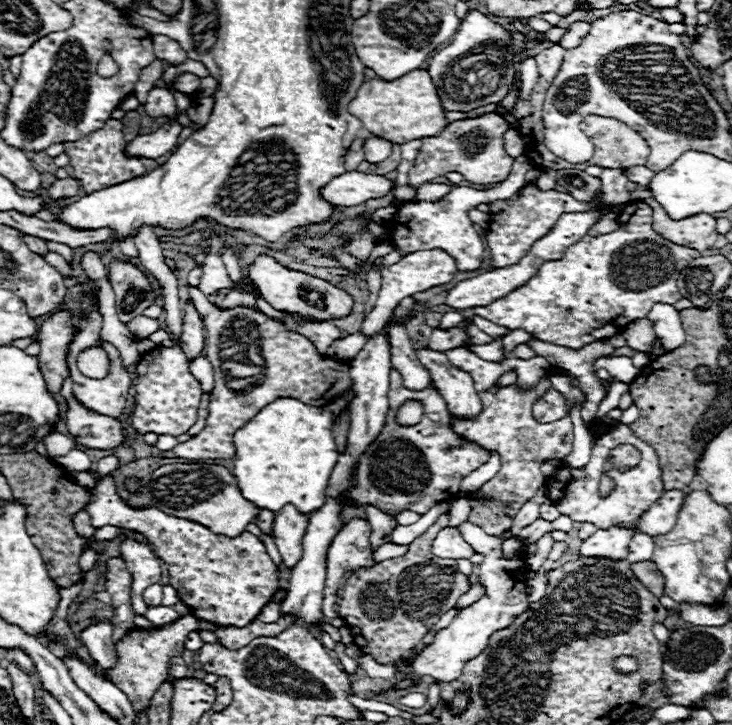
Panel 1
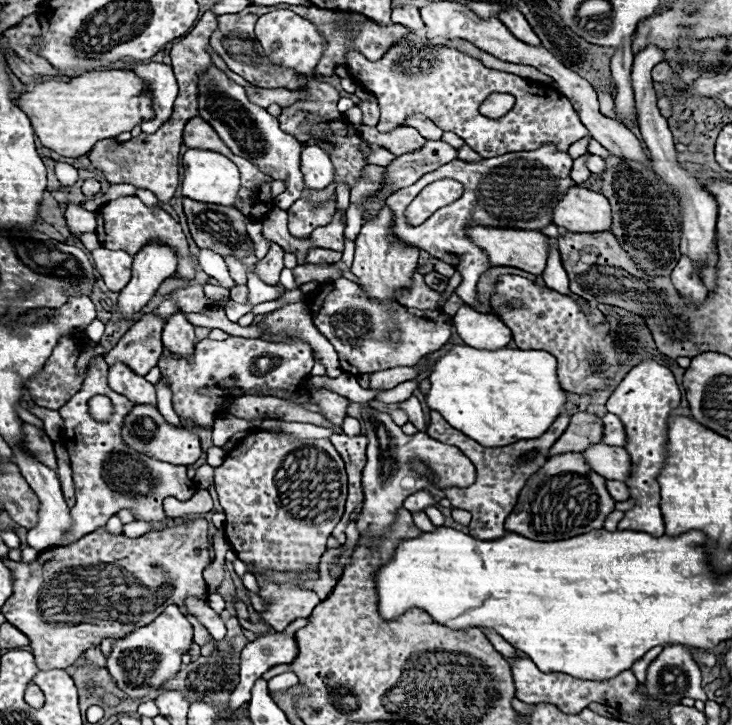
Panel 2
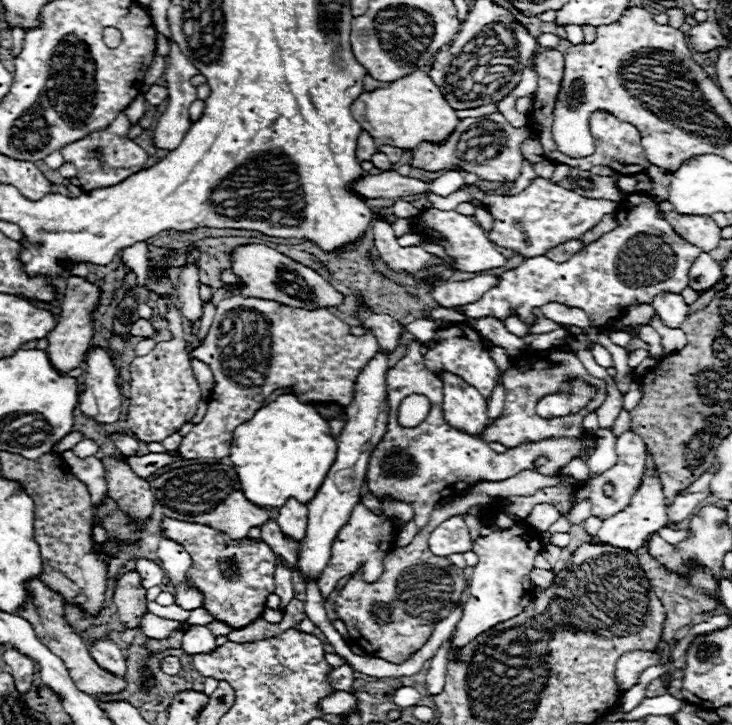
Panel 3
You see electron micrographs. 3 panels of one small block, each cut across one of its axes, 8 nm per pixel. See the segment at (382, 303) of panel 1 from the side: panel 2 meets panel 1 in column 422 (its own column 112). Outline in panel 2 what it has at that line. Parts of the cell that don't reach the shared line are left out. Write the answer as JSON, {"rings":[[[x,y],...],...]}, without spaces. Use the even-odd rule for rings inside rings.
{"rings":[[[98,248],[92,252],[94,266],[102,274],[102,280],[106,286],[114,292],[120,292],[126,282],[130,280],[130,268],[132,268],[132,256],[124,250],[106,250]]]}

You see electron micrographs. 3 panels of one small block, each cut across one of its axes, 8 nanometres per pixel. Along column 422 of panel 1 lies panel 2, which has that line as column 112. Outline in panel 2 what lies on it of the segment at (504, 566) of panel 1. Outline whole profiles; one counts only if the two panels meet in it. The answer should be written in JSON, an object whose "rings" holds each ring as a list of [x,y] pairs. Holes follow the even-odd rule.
{"rings":[[[168,606],[154,622],[126,634],[126,638],[118,638],[108,656],[106,668],[116,680],[120,690],[124,690],[132,698],[144,698],[154,690],[162,688],[162,684],[170,676],[178,674],[182,654],[190,650],[190,644],[192,644],[190,622],[184,618],[178,606]]]}

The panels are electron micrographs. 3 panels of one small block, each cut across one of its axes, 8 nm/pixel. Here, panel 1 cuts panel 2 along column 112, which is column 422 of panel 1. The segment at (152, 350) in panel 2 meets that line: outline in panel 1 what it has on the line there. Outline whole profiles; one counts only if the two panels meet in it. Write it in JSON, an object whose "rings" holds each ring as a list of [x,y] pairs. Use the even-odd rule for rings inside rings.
{"rings":[[[422,348],[416,354],[420,362],[430,370],[434,386],[440,390],[452,416],[474,418],[476,414],[480,414],[480,396],[468,372],[460,370],[458,366],[452,366],[444,352]]]}

